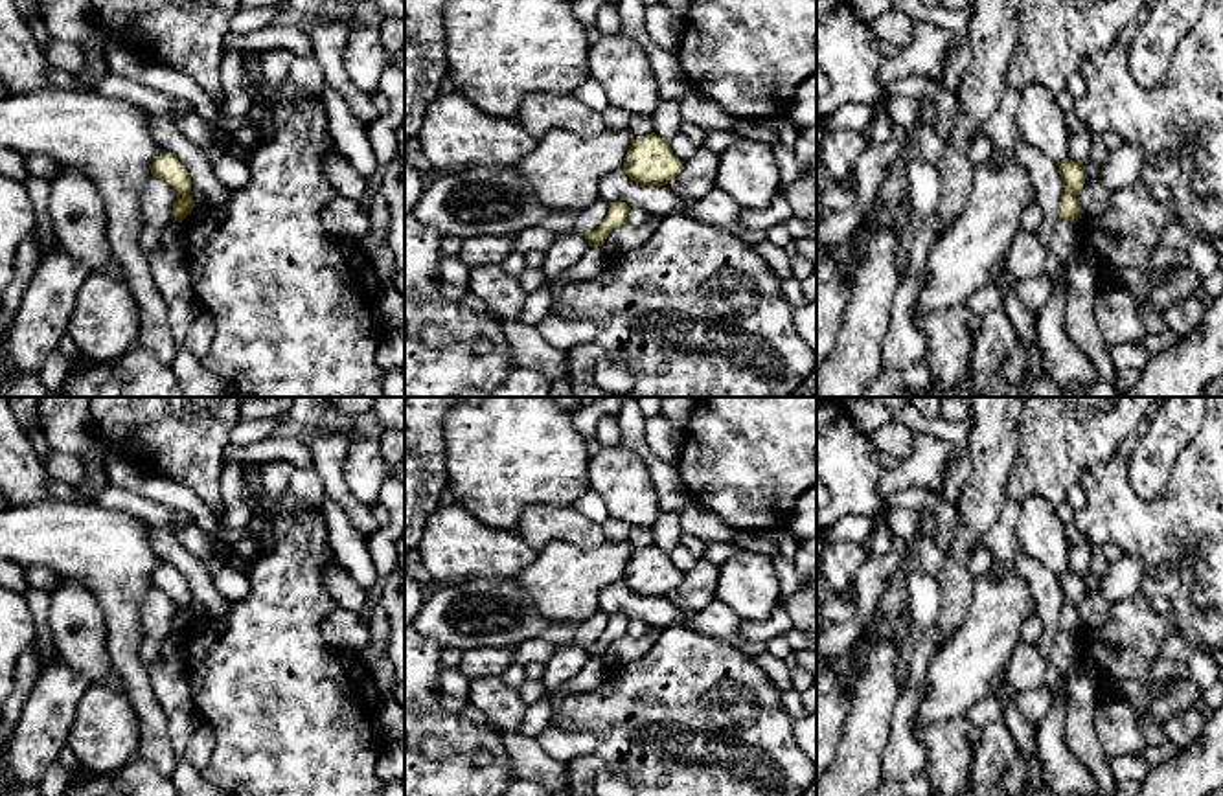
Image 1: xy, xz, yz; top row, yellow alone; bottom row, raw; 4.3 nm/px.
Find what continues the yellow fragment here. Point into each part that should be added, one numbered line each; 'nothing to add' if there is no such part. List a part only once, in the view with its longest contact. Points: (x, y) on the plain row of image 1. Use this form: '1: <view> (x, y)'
nothing to add

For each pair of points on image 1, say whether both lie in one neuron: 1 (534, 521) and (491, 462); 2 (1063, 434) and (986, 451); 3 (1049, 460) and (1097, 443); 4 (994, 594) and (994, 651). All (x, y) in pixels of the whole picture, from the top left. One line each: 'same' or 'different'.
1: different
2: different
3: same
4: same

